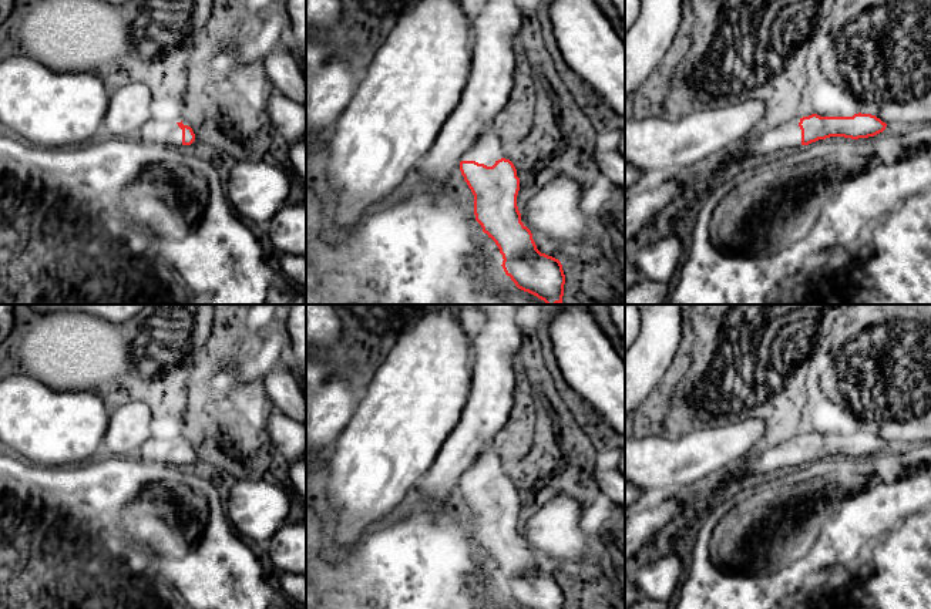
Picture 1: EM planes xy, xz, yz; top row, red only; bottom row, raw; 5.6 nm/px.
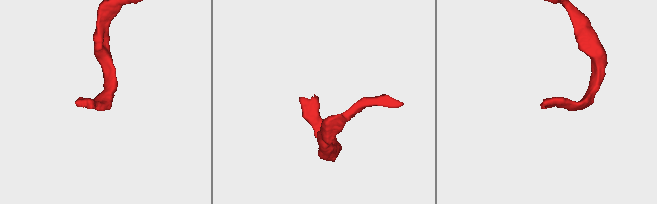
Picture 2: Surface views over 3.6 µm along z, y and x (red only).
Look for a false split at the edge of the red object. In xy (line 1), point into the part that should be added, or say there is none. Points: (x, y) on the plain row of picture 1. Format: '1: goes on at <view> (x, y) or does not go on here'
1: goes on at xy (168, 451)

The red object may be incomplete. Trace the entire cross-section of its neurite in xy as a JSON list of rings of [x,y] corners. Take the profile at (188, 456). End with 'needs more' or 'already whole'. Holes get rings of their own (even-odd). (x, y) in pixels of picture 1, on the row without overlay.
[[[182,440],[147,441],[141,448],[141,454],[144,460],[168,464],[191,464],[195,460],[192,447],[184,444]]] | needs more

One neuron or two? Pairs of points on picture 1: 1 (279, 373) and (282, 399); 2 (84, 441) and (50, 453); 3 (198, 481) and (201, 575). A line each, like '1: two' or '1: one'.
1: one
2: one
3: one

